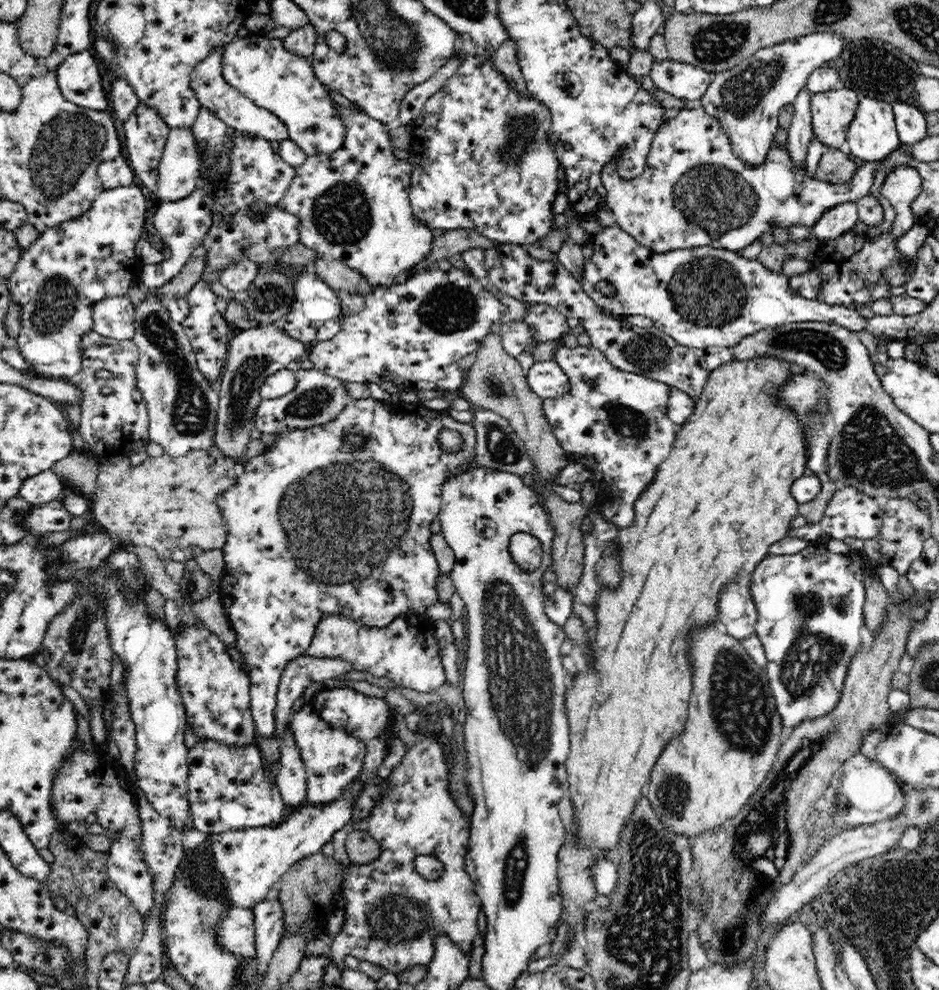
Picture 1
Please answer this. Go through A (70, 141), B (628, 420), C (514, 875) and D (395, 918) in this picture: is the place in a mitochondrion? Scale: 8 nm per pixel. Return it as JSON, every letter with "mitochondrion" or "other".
{"A":"mitochondrion","B":"mitochondrion","C":"mitochondrion","D":"mitochondrion"}

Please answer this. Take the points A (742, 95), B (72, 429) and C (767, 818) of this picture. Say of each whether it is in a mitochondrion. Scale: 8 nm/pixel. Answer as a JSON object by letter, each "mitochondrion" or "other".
{"A":"mitochondrion","B":"other","C":"mitochondrion"}

